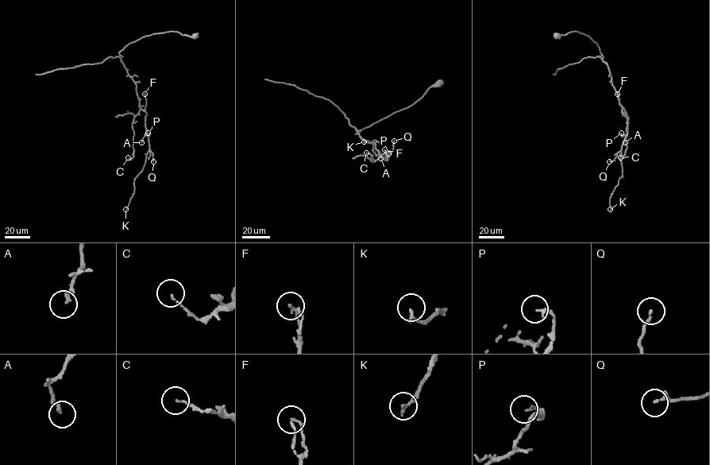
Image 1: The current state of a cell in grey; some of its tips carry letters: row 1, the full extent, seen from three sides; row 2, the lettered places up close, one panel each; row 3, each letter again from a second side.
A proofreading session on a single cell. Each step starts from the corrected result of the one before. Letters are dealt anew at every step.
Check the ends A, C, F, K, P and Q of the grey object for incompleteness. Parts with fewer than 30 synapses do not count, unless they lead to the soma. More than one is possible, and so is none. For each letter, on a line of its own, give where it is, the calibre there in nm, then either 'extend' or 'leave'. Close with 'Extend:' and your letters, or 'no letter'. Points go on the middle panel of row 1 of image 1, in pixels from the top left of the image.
A: (380, 158) | 160 nm | leave
C: (366, 153) | 90 nm | leave
F: (384, 149) | 110 nm | leave
K: (364, 141) | 180 nm | leave
P: (388, 153) | 170 nm | leave
Q: (394, 141) | 180 nm | leave
Extend: no letter

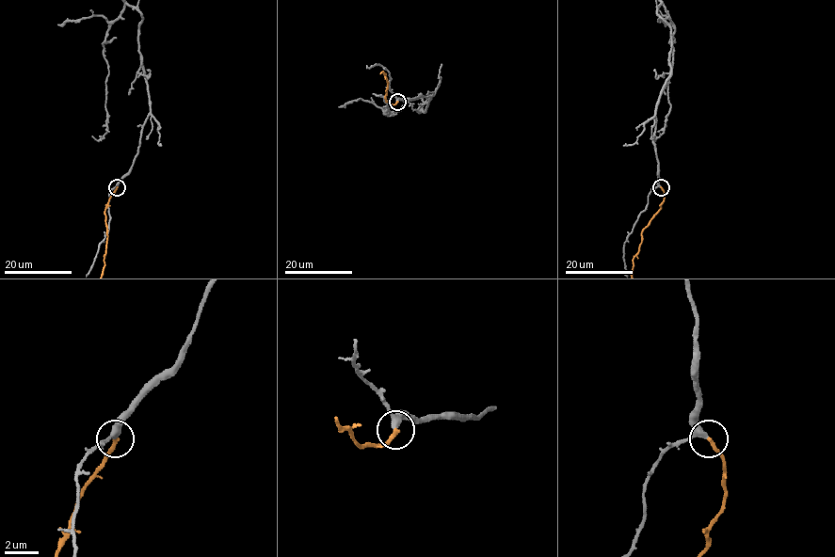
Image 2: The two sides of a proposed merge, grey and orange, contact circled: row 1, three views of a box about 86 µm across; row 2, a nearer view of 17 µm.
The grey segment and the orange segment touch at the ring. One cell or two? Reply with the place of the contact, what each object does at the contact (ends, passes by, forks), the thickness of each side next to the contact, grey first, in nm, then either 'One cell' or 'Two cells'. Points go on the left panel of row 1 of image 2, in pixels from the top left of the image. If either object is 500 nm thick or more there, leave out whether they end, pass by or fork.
Place: (117, 187). At the ring grey passes by. At the ring orange ends. Thickness 320 nm (grey) against 240 nm. One cell

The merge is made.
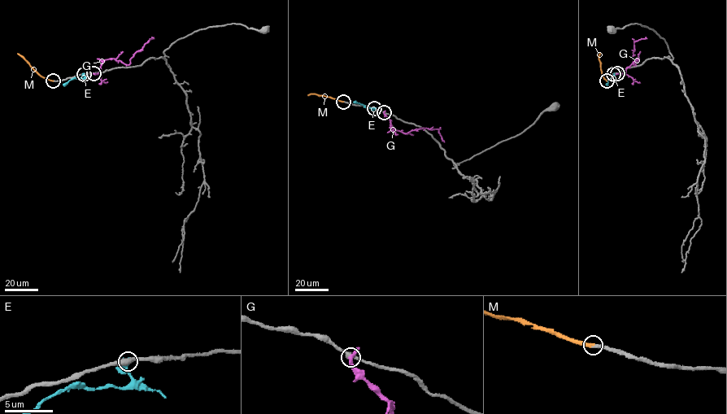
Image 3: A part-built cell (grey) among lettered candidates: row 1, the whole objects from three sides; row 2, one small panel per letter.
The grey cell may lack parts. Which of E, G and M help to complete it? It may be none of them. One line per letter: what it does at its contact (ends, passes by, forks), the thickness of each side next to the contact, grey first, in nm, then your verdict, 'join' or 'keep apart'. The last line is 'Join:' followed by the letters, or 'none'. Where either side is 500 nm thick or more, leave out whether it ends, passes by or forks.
E: 440 nm thick on the grey side, 600 nm on the other; keep apart
G: it passes by; 320 nm thick on the grey side, 280 nm on the other; keep apart
M: it ends there; 260 nm thick on the grey side, 280 nm on the other; join
Join: M

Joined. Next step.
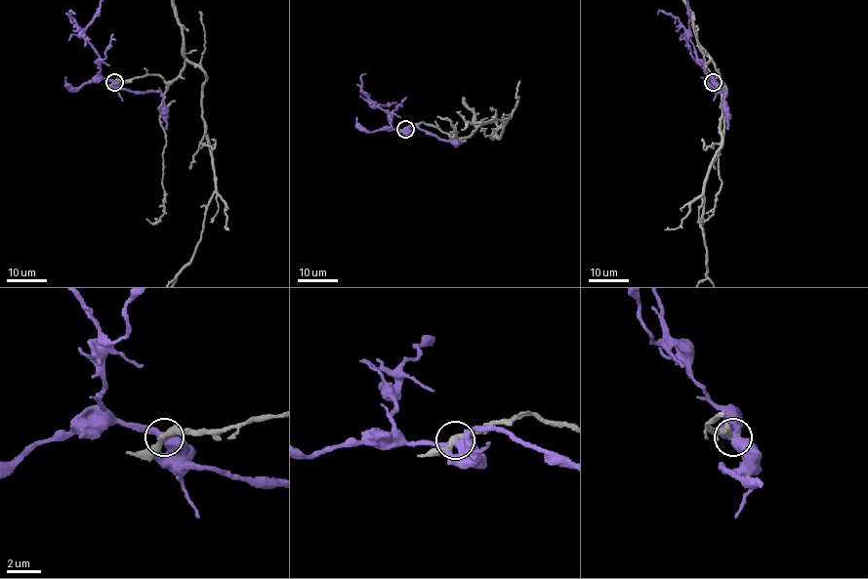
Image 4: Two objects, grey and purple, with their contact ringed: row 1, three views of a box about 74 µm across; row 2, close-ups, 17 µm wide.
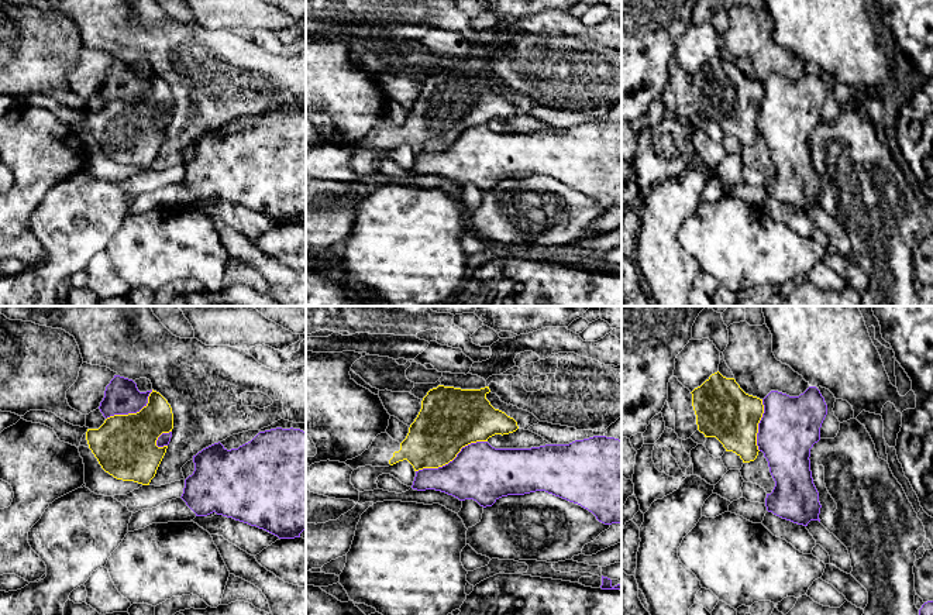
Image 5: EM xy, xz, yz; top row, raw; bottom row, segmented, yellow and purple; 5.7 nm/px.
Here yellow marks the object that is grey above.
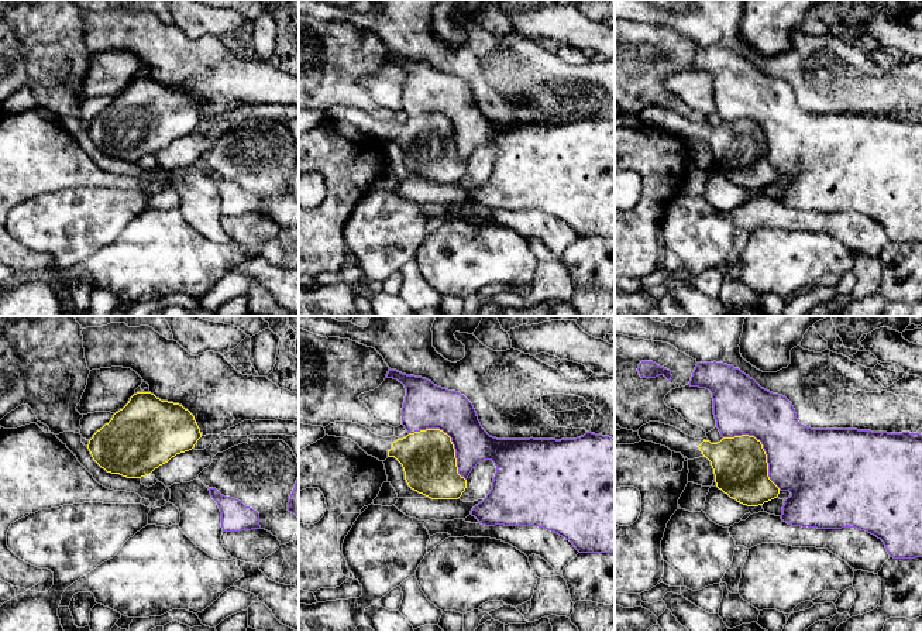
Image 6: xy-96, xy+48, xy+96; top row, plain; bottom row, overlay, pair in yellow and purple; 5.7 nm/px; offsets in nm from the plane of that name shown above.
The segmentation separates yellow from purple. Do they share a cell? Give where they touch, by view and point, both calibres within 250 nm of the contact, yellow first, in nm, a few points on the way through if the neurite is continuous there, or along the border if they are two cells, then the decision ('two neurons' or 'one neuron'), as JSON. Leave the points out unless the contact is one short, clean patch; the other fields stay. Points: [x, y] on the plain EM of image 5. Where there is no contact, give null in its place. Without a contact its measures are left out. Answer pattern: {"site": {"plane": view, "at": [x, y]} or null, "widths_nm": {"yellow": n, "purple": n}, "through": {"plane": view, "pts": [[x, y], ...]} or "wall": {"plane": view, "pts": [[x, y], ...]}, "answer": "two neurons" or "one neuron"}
{"site": {"plane": "xz", "at": [451, 144]}, "widths_nm": {"yellow": 360, "purple": 320}, "answer": "two neurons"}

